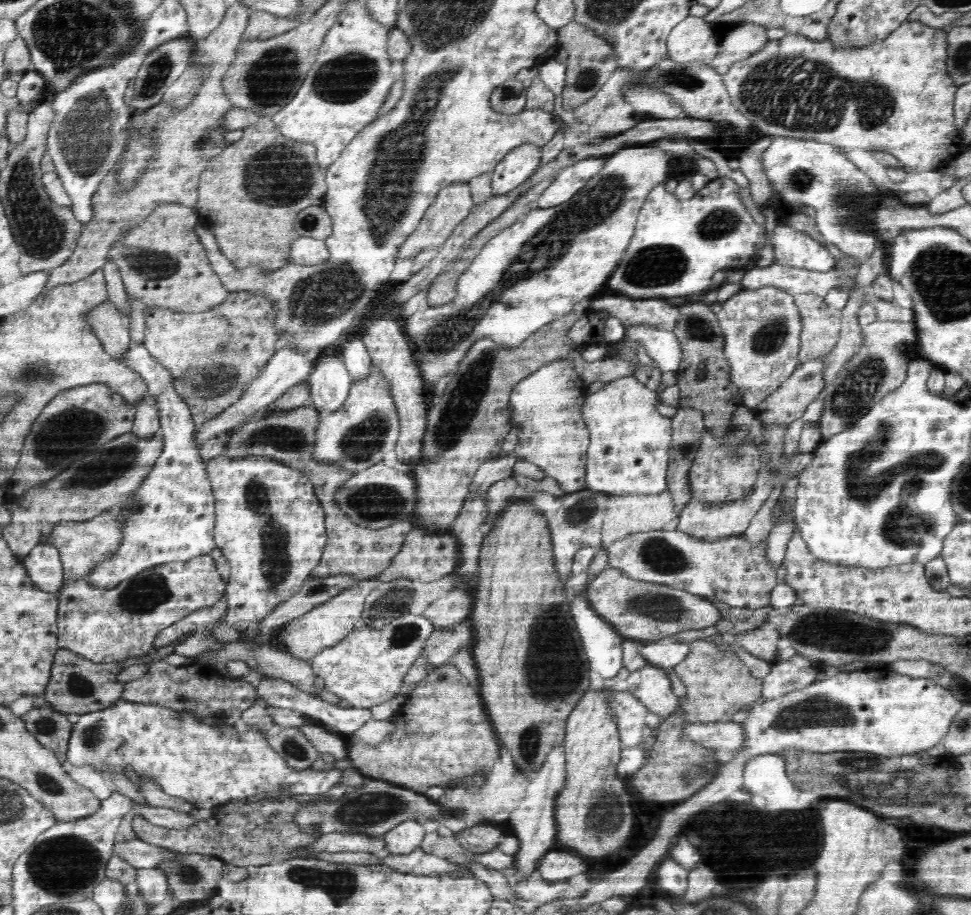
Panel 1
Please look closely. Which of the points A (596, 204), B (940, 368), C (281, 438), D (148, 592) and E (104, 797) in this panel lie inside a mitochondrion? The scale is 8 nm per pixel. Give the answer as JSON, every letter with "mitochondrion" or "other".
{"A":"mitochondrion","B":"other","C":"mitochondrion","D":"mitochondrion","E":"other"}

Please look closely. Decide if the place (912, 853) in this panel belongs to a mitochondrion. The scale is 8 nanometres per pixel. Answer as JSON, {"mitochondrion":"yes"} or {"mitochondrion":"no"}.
{"mitochondrion":"no"}

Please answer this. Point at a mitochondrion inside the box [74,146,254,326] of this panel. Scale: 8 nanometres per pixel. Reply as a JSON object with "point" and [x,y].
{"point":[154,265]}

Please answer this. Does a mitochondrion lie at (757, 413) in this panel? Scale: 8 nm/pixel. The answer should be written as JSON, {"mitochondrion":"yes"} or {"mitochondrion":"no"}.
{"mitochondrion":"no"}

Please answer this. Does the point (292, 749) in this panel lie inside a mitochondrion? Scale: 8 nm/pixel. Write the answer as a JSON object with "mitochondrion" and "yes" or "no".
{"mitochondrion":"yes"}

